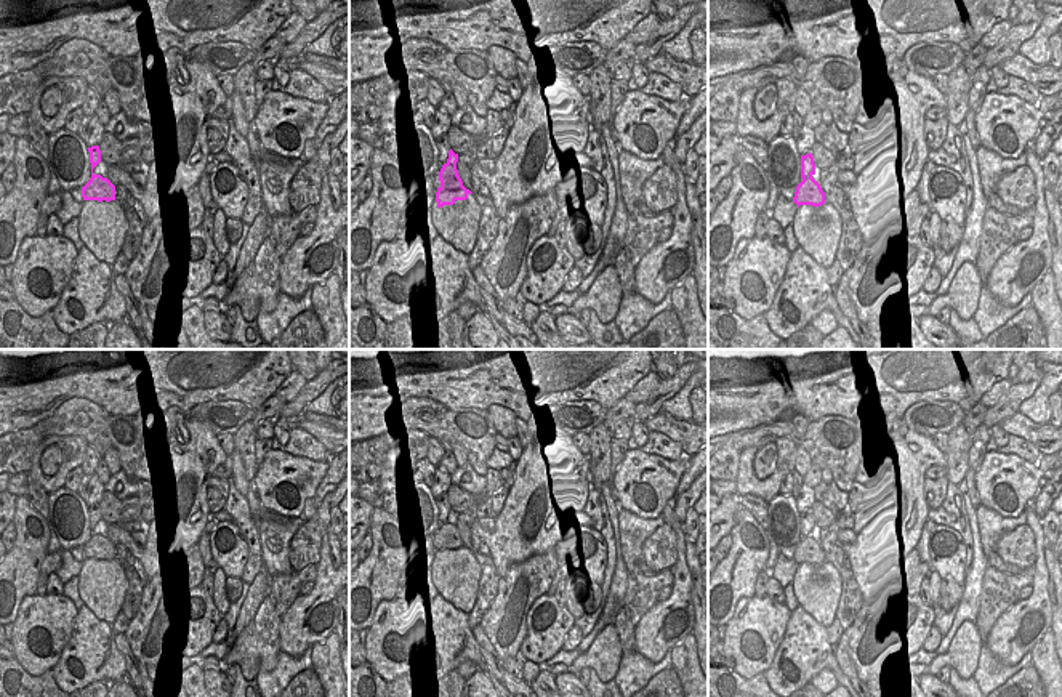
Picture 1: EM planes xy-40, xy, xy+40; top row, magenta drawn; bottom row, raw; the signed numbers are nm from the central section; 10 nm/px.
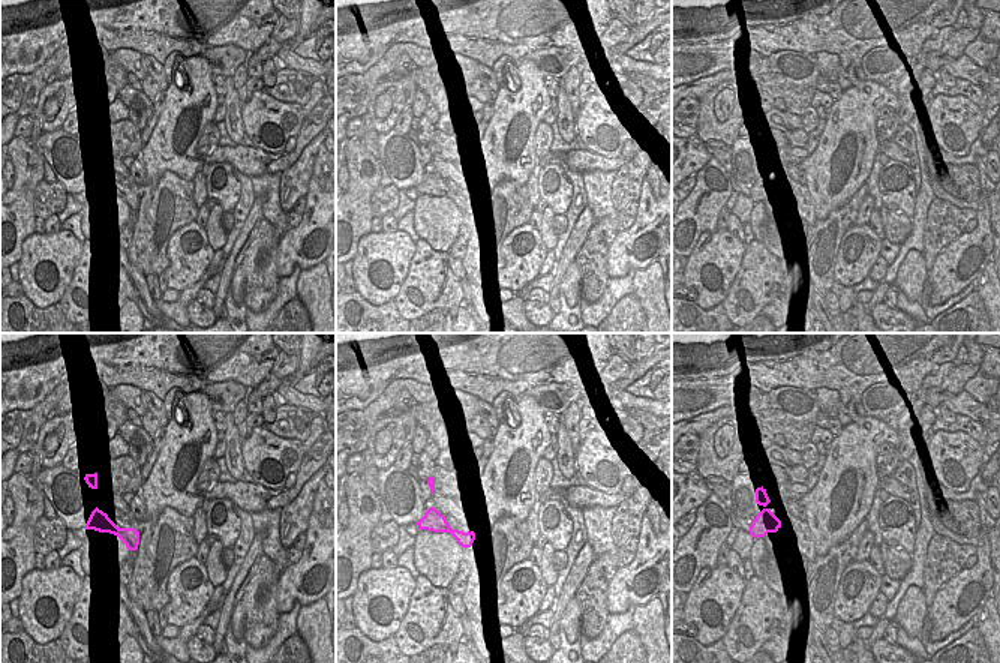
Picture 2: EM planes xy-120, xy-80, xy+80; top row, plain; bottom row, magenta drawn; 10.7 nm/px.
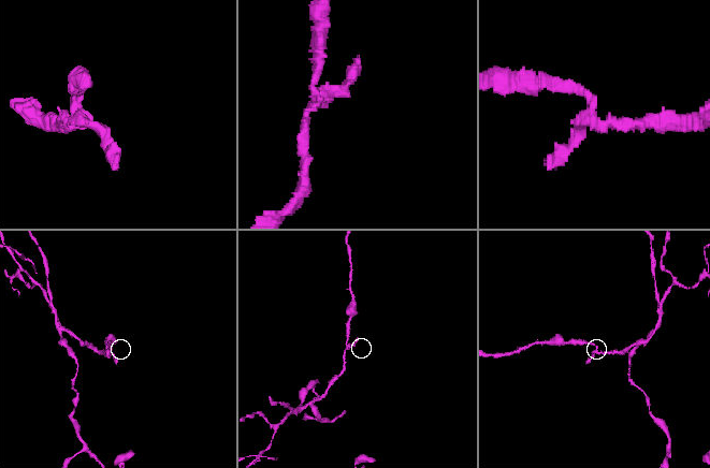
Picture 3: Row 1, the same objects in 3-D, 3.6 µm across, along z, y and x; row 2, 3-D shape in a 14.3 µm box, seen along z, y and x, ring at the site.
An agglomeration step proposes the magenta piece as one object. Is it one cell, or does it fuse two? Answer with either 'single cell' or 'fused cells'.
fused cells

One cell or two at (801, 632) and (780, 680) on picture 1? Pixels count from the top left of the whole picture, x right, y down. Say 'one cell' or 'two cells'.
one cell

